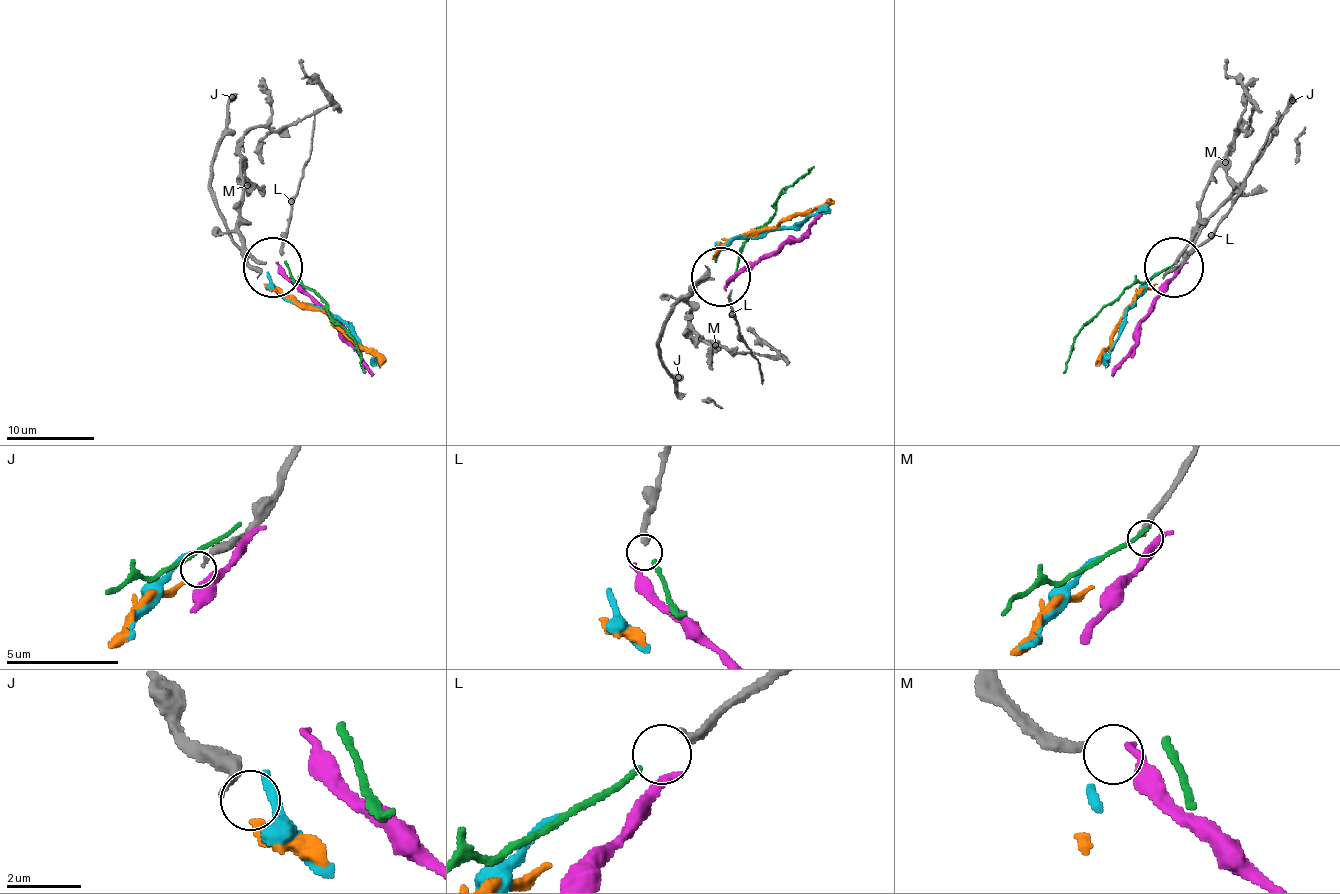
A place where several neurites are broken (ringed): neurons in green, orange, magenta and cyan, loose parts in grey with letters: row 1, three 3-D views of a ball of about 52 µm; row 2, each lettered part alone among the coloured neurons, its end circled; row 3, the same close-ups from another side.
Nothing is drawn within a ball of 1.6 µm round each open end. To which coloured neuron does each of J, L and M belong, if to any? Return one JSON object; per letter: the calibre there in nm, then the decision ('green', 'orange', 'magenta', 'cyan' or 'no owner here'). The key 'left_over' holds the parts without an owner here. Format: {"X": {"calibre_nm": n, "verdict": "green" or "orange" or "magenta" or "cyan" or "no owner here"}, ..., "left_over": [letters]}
{"J": {"calibre_nm": 180, "verdict": "orange"}, "L": {"calibre_nm": 220, "verdict": "green"}, "M": {"calibre_nm": 280, "verdict": "no owner here"}, "left_over": ["M"]}

